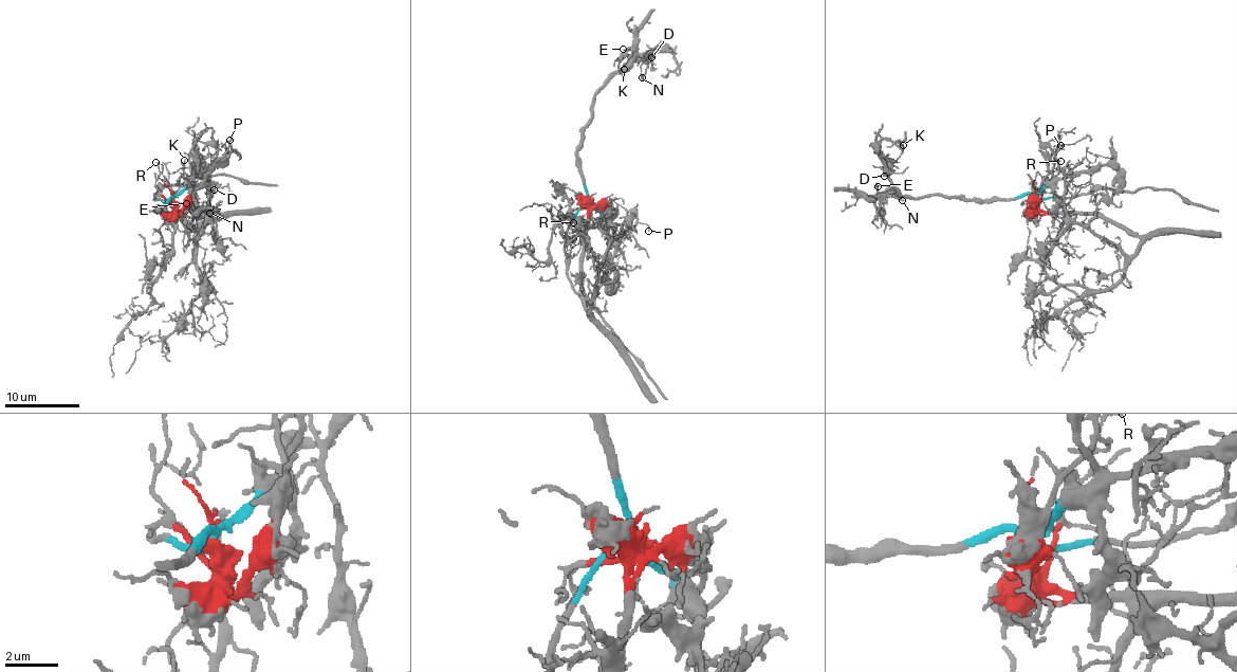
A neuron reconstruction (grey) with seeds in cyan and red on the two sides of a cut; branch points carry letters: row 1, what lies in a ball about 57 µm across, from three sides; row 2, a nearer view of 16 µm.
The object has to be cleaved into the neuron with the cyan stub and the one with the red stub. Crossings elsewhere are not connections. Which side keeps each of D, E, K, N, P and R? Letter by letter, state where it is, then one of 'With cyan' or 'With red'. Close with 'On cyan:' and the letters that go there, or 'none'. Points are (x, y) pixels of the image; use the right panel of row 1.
D: Place: (884, 176). With cyan
E: Place: (878, 186). With cyan
K: Place: (903, 145). With cyan
N: Place: (902, 200). With cyan
P: Place: (1060, 145). With red
R: Place: (1060, 161). With red
On cyan: D, E, K, N

